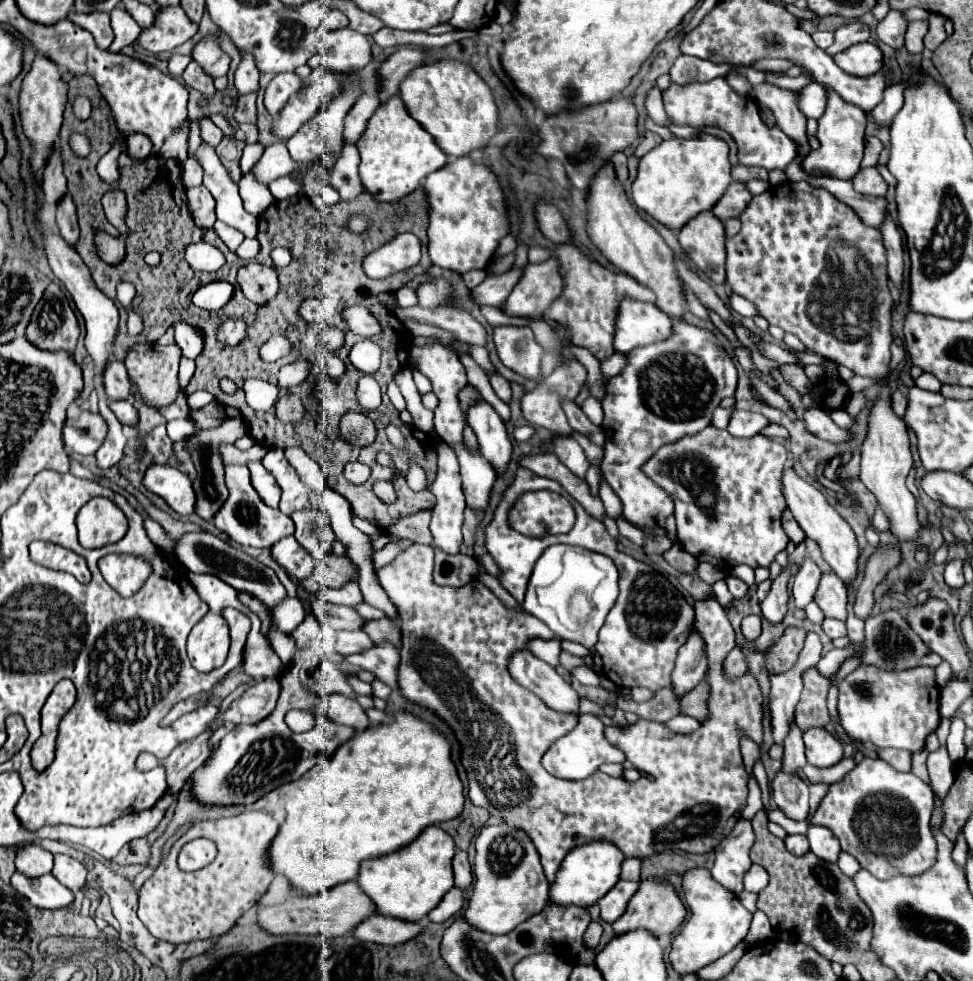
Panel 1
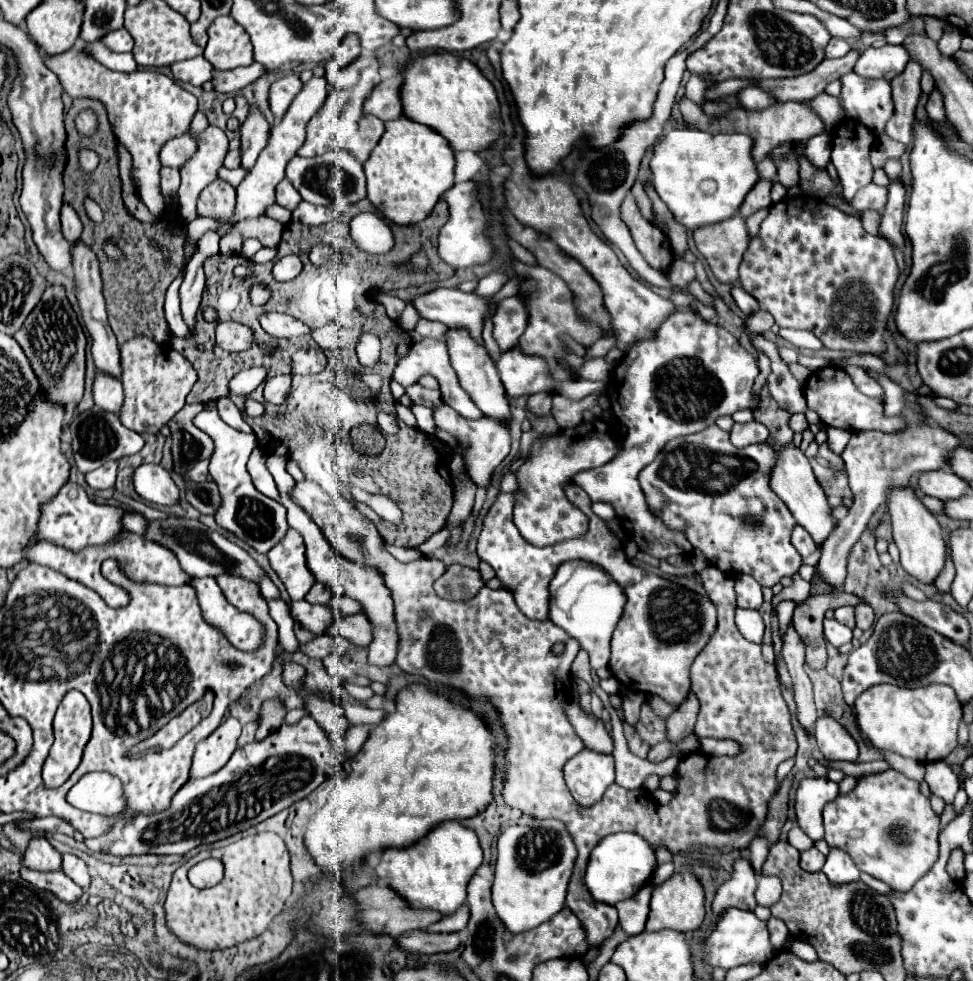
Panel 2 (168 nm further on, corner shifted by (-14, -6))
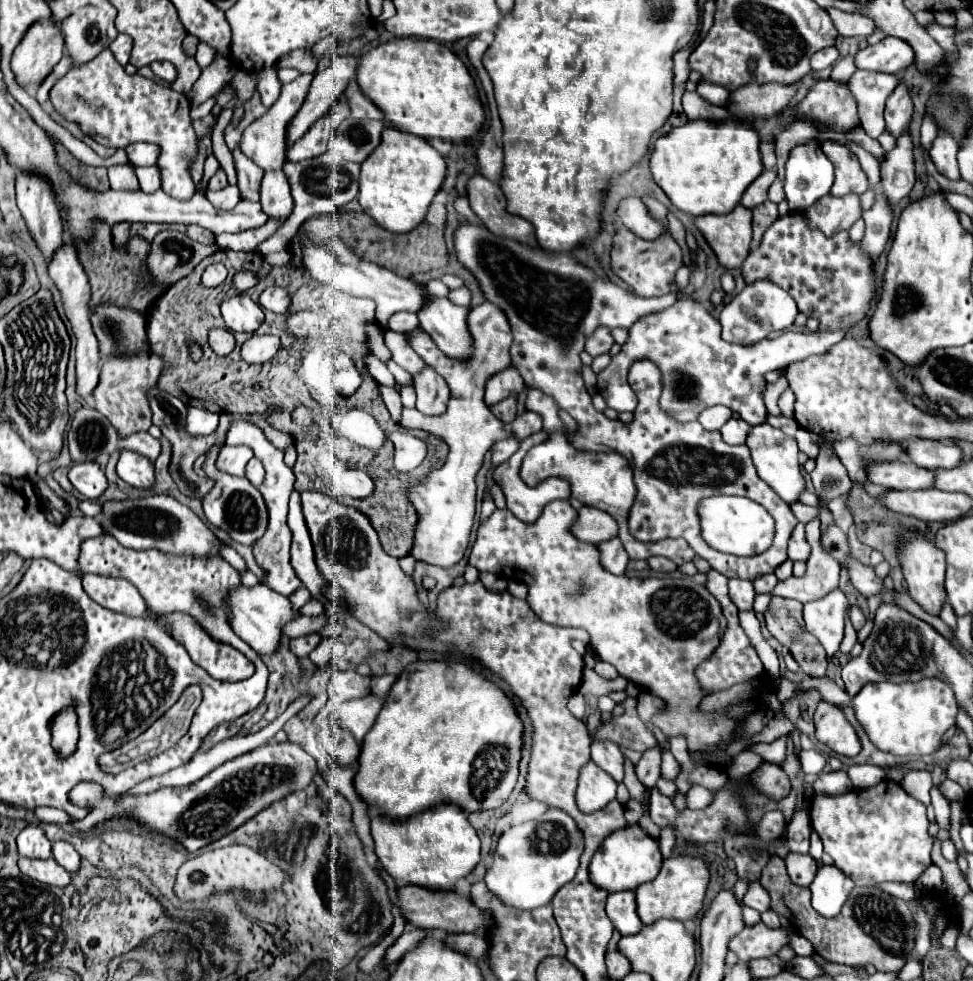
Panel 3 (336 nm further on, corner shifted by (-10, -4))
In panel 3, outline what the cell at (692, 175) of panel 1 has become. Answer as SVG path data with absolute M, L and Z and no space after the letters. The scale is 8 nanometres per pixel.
M734 118L722 120L722 122L692 120L656 140L654 152L650 158L650 170L652 170L654 182L666 192L666 196L678 210L688 212L692 216L726 214L740 202L744 190L764 170L758 146L760 146L760 134L754 130L750 122L734 120Z

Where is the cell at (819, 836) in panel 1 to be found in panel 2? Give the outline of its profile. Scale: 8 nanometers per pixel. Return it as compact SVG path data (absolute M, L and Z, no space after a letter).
M830 848L830 854L826 856L826 864L824 864L822 872L826 872L826 876L834 884L846 884L846 882L858 880L858 876L860 876L860 872L858 872L856 864L852 862L852 858L848 856L848 852L844 852L840 848Z

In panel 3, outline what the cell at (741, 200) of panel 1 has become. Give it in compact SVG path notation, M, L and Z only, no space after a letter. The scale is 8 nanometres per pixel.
M770 168L770 170L764 170L750 186L748 190L744 192L740 204L746 206L746 208L756 208L758 204L762 204L766 200L766 194L768 194L768 188L770 184L776 180L776 170Z

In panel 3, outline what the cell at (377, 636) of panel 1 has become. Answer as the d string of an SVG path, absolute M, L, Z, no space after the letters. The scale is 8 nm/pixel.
M296 614L294 620L288 622L288 626L284 626L282 630L282 636L288 636L288 638L296 638L296 636L308 636L308 634L314 634L314 632L320 632L324 626L326 626L328 618L322 614L320 618L308 618L308 616L302 616L302 614Z

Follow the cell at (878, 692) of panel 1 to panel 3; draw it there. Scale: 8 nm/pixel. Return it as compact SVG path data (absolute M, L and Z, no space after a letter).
M938 678L920 682L868 682L852 698L854 714L870 740L884 752L896 756L928 756L940 748L942 734L956 726L956 696L952 688Z

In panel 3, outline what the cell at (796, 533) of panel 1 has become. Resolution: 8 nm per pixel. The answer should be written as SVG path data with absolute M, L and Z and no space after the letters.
M798 524L792 532L792 538L788 542L788 558L792 562L806 562L810 558L810 544L806 540L806 534L804 534L804 524Z

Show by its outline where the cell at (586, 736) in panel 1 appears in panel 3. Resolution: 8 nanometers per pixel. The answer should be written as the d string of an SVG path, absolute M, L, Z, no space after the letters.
M588 762L580 772L580 782L576 790L578 808L584 812L602 810L608 802L616 798L616 782L608 778L594 762Z

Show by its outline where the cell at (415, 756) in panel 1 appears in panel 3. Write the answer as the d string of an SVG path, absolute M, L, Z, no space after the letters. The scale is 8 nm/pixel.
M428 660L428 662L412 662L396 680L396 684L392 686L392 690L388 692L388 698L378 714L378 720L374 724L374 728L368 732L366 740L364 740L364 746L362 746L362 752L360 752L360 774L356 774L354 778L354 786L356 786L356 792L362 796L364 802L368 802L370 806L376 806L382 814L390 816L390 818L400 818L400 816L410 816L412 812L418 814L418 812L424 812L440 802L454 802L458 804L464 812L478 812L478 810L494 810L494 808L500 808L512 794L514 786L516 786L516 778L518 778L518 764L520 764L520 758L522 758L522 746L524 746L524 738L522 738L522 732L524 732L524 724L514 708L514 702L506 696L506 692L490 682L488 678L484 678L480 672L476 672L472 666L460 662L460 660Z

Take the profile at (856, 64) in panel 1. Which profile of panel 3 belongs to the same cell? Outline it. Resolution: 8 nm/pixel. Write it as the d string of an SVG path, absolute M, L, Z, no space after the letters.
M886 36L874 46L866 46L856 54L856 66L872 72L902 74L914 62L914 50L908 42Z

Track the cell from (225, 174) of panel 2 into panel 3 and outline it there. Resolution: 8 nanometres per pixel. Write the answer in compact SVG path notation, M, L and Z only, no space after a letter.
M210 154L208 158L206 158L206 164L204 164L204 180L202 180L202 184L200 184L200 192L206 192L206 184L208 184L208 180L218 172L218 168L220 168L220 164L218 164L218 160Z

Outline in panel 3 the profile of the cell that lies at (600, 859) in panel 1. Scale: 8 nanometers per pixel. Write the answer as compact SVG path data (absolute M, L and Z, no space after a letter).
M638 824L620 828L612 832L602 846L596 850L592 862L590 862L590 878L596 882L596 886L612 892L620 890L636 890L644 882L652 882L662 866L662 854L658 848L658 840L654 840L646 830L642 830Z

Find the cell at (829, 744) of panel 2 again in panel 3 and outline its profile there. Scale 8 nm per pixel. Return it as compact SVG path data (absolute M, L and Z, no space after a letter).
M820 702L814 714L816 736L832 752L842 756L856 756L860 752L860 740L854 726L846 720L840 706L830 702Z

